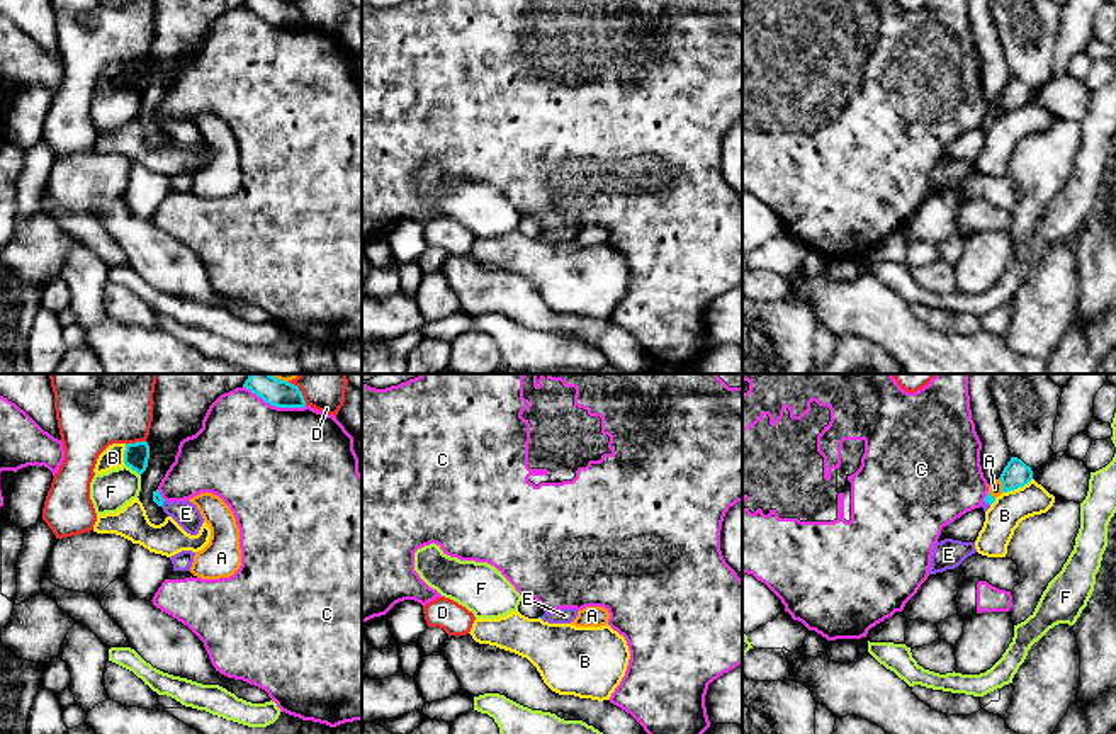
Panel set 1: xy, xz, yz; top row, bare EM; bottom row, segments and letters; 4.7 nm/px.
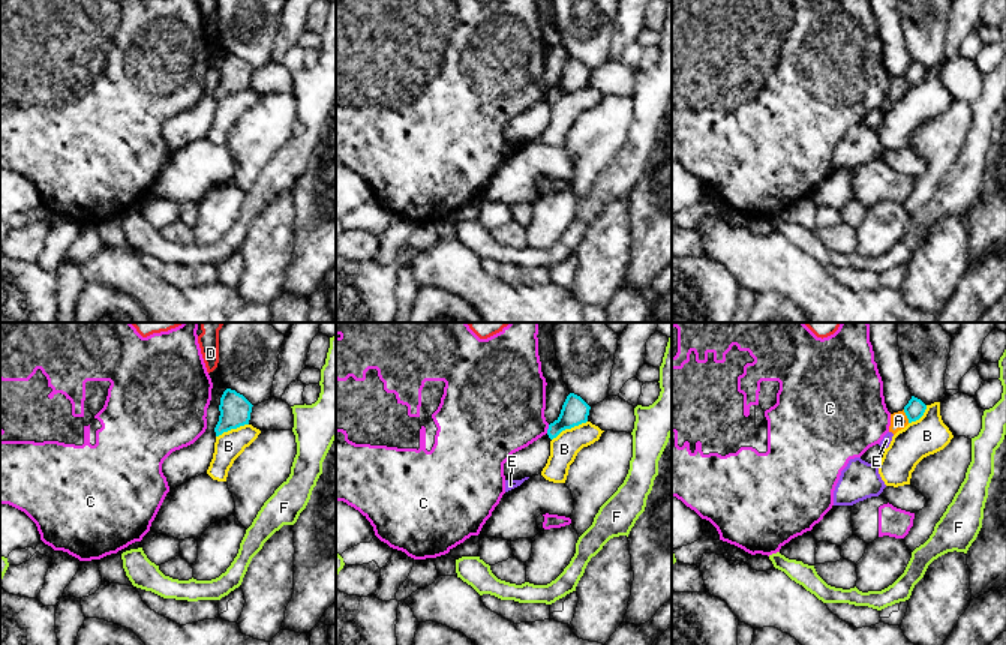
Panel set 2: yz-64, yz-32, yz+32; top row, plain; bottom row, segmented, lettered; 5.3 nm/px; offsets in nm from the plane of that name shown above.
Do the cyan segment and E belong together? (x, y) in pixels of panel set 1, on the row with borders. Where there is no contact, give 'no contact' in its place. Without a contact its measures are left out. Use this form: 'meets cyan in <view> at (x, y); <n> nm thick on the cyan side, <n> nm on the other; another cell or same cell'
meets cyan in xy at (162, 503); 50 nm thick on the cyan side, 120 nm on the other; same cell

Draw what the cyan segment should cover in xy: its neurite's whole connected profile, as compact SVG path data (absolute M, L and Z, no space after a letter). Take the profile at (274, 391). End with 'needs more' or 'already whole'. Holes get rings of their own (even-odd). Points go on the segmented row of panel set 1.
M250 374L243 387L277 408L304 408L306 401L297 386L272 374Z; already whole

